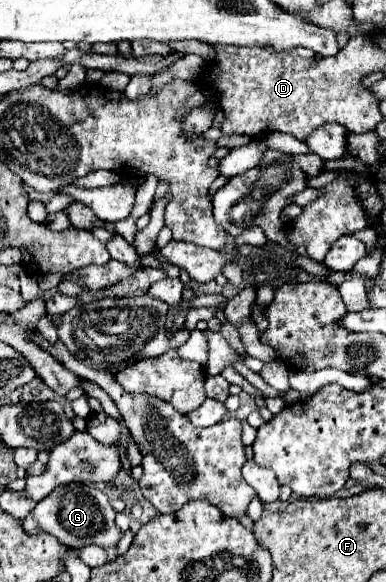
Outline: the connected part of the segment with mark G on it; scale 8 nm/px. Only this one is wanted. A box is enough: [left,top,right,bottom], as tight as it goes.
[22,484,124,550]

